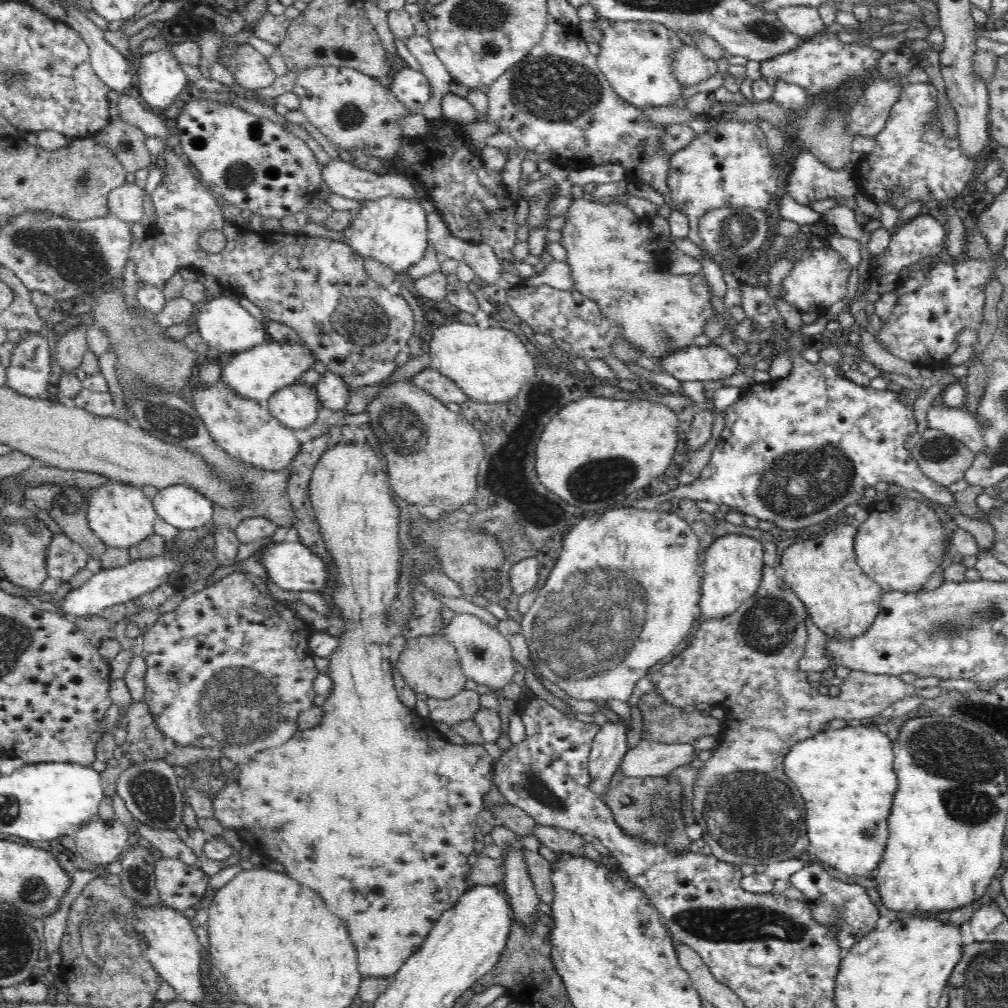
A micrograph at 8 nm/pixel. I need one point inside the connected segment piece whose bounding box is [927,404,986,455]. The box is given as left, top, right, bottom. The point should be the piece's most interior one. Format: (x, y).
(957, 422)

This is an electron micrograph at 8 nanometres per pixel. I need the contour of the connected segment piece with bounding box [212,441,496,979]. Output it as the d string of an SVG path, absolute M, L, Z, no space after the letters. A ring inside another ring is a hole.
M352 441L348 442L347 444L336 443L335 445L332 445L328 450L326 450L326 452L322 454L322 456L319 456L318 462L314 467L313 475L309 484L310 503L313 505L316 519L318 519L320 532L322 533L322 537L324 537L324 542L326 543L326 549L330 551L330 555L337 564L337 570L339 574L337 582L339 582L339 587L335 590L333 594L333 600L335 604L339 608L341 608L341 614L343 615L342 618L347 620L347 631L339 636L341 637L341 643L339 644L339 647L330 656L328 656L329 676L333 681L333 689L331 690L331 693L327 696L326 702L321 706L323 708L323 718L322 721L315 726L315 728L299 731L295 734L293 738L290 738L290 740L288 740L287 744L272 749L264 749L262 752L258 752L254 757L250 758L248 762L238 763L236 768L230 771L228 773L228 776L226 776L226 784L224 784L224 788L218 791L212 800L214 808L213 818L218 820L218 822L220 822L220 824L224 828L236 831L240 835L240 839L244 841L244 844L250 846L252 852L259 853L262 856L267 857L269 860L280 862L280 864L284 865L285 872L288 872L288 874L290 874L290 878L294 878L294 880L296 880L296 882L300 882L300 884L306 884L308 888L314 888L314 890L316 890L316 892L320 894L322 900L326 902L326 906L328 906L330 911L332 911L332 913L334 913L336 917L341 918L341 921L346 925L350 938L352 939L352 942L356 947L358 970L360 971L361 977L363 979L389 977L393 978L396 972L400 970L400 967L406 962L406 959L410 958L410 955L413 955L415 952L418 952L419 946L422 946L424 940L426 940L428 932L430 932L430 930L432 930L432 928L436 926L436 922L438 922L440 916L442 916L442 913L446 912L446 910L454 908L454 906L456 906L456 903L458 902L459 897L461 897L468 890L468 887L466 886L466 878L469 878L469 874L471 872L471 865L468 864L468 857L472 854L472 852L475 852L474 844L476 844L477 842L475 840L475 836L476 832L478 831L477 816L478 813L482 809L484 809L482 805L482 797L491 790L491 785L493 782L493 770L496 764L495 761L492 760L492 757L488 755L488 752L486 752L483 746L480 746L478 744L468 744L467 742L462 746L449 744L447 740L444 739L443 735L436 730L434 725L425 719L418 722L418 726L420 726L420 728L414 728L414 730L420 730L420 732L408 732L408 726L410 726L410 724L414 726L416 722L414 722L412 718L408 718L408 716L412 714L412 709L409 709L408 707L404 706L402 702L400 702L398 692L396 691L396 684L394 684L394 679L392 679L392 666L389 662L390 656L392 656L392 652L390 651L390 644L394 643L395 637L399 634L399 629L394 625L391 625L391 627L388 626L388 617L386 617L386 614L390 612L390 608L394 609L400 606L397 596L401 560L400 547L398 547L398 522L400 518L400 510L398 506L396 506L396 504L393 502L393 495L390 492L391 488L389 485L388 473L384 472L384 468L380 463L380 458L376 456L376 453L374 453L374 450L372 449L372 447L370 447L370 445L368 445L368 443L356 443ZM424 726L428 726L430 732L424 732Z

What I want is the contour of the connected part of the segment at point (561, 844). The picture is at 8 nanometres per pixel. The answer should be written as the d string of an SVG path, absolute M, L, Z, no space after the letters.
M536 826L535 839L555 854L584 852L584 840L581 834L558 826Z

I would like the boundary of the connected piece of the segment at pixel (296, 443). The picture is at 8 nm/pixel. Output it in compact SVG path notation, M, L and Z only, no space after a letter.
M221 380L210 386L197 383L193 391L196 413L208 433L232 458L264 470L284 470L302 450L299 434L271 415L266 402L242 398Z

